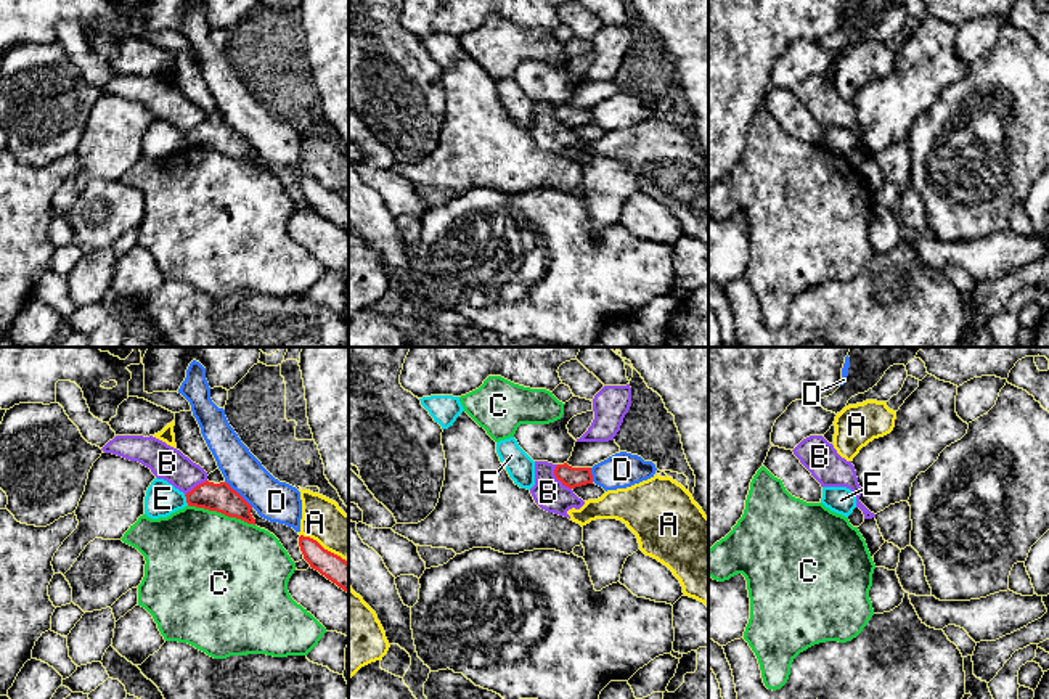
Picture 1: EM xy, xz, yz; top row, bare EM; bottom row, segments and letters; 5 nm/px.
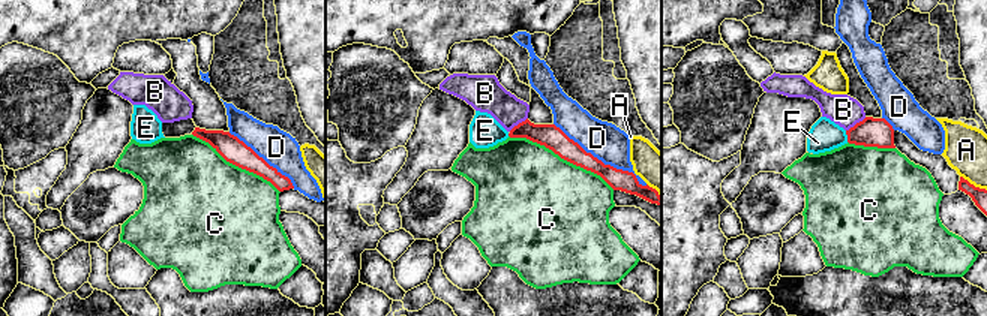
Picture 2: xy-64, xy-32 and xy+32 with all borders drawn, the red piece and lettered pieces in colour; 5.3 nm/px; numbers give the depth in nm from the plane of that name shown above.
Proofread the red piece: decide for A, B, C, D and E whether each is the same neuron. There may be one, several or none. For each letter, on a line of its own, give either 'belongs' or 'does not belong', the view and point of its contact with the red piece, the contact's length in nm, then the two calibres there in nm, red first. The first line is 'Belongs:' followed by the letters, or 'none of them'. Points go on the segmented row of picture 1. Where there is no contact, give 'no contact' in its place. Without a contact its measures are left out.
Belongs: none of them
A: does not belong | xy (323, 548) | 280 nm | 140/220 nm
B: does not belong | xz (558, 479) | 150 nm | 100/160 nm
C: does not belong | xy (222, 513) | 360 nm | 140/500 nm
D: does not belong | xy (238, 494) | 190 nm | 140/200 nm
E: does not belong | xy (187, 500) | 60 nm | 140/170 nm

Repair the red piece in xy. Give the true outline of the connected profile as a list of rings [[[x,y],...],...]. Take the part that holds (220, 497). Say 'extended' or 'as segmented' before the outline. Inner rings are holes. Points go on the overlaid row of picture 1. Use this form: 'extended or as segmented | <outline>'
as segmented | [[[206,480],[185,497],[188,506],[217,511],[255,525],[255,519],[251,514],[252,506],[227,482],[214,484]]]

